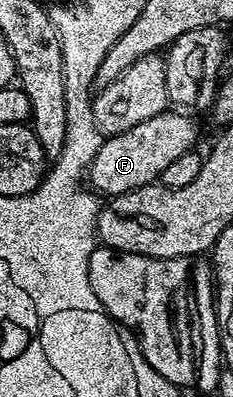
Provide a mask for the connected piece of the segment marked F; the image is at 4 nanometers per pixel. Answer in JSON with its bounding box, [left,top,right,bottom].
[88,108,199,196]

